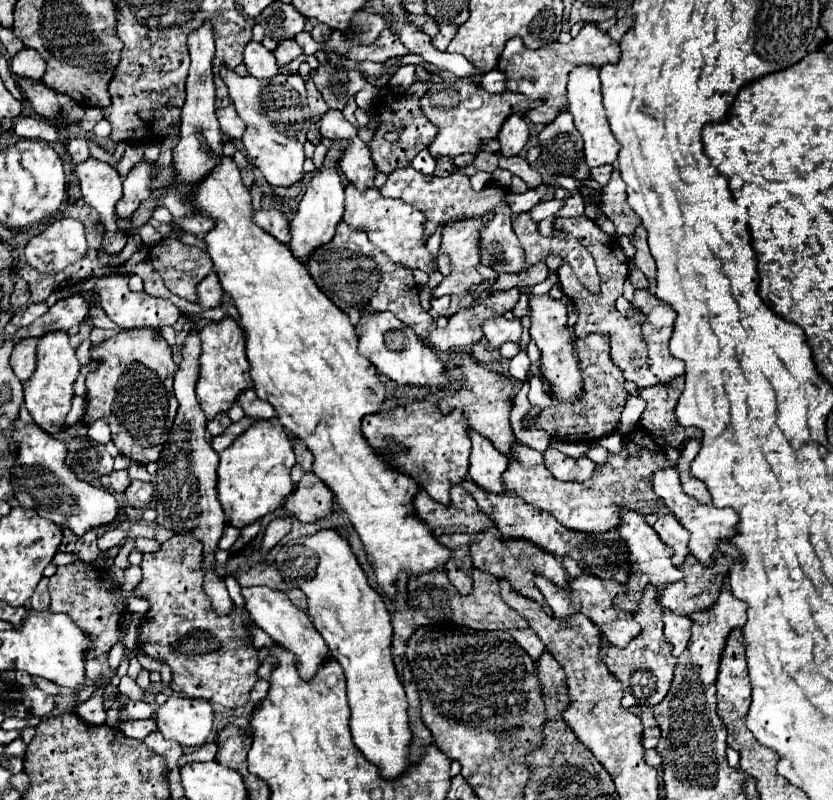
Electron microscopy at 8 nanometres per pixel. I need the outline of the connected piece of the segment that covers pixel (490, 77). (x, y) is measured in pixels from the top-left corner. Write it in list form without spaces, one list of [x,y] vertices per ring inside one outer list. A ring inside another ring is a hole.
[[[498,69],[482,75],[482,89],[488,93],[504,93],[506,91],[506,75]]]

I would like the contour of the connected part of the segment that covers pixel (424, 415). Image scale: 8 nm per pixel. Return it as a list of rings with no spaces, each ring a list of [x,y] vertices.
[[[426,397],[420,403],[408,403],[394,411],[368,415],[362,421],[366,441],[400,473],[414,477],[420,487],[442,505],[450,505],[450,487],[462,483],[468,475],[468,431],[470,425],[464,413],[454,409],[450,415],[442,415],[436,397]]]

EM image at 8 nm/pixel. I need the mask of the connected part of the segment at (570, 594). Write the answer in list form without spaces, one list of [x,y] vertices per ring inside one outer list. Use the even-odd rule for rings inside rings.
[[[582,575],[574,581],[570,581],[570,591],[566,589],[560,589],[556,587],[554,583],[550,583],[548,579],[544,577],[534,577],[534,583],[538,585],[538,589],[542,591],[542,595],[546,597],[546,603],[550,605],[550,609],[554,611],[554,617],[558,619],[564,619],[566,615],[574,615],[574,613],[584,613],[600,631],[602,635],[608,639],[610,645],[614,647],[626,647],[640,631],[642,627],[634,621],[634,617],[626,611],[618,611],[614,609],[614,597],[620,595],[620,593],[626,593],[626,587],[622,587],[620,583],[614,583],[614,581],[602,581],[598,577],[592,577],[592,575]]]

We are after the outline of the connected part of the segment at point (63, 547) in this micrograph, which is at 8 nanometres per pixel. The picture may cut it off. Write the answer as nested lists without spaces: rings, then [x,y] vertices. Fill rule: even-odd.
[[[64,529],[64,539],[60,543],[60,551],[76,553],[80,561],[92,563],[100,555],[100,549],[96,545],[96,537],[98,537],[96,531],[88,531],[84,537],[74,537],[74,533],[70,529]]]

